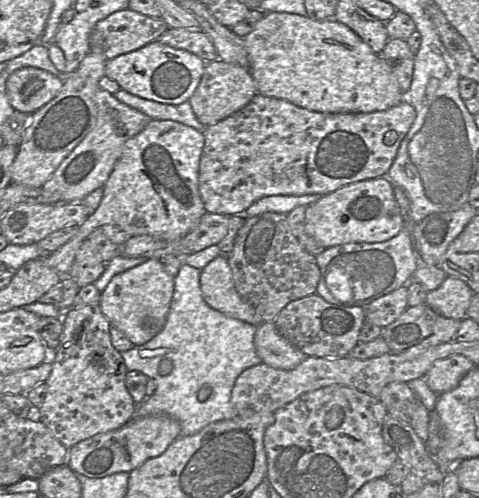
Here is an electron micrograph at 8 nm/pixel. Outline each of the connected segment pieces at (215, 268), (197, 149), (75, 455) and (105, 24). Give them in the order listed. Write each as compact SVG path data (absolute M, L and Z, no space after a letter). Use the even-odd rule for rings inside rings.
M218 255L200 270L200 289L212 309L254 326L262 323L255 309L236 291L226 257Z
M151 119L146 127L124 145L106 183L98 208L79 225L78 232L63 246L41 258L62 276L67 276L82 242L103 225L118 225L133 236L151 235L164 240L177 240L189 233L206 213L199 193L199 165L204 148L203 133L173 120Z
M168 416L131 419L124 426L80 441L68 451L66 464L75 474L102 478L119 472L130 473L151 458L160 456L180 437L180 423Z
M127 8L96 23L89 37L89 48L93 53L103 54L108 61L156 41L168 28L162 18Z

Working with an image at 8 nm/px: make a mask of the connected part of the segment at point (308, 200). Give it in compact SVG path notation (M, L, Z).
M305 194L305 195L270 195L255 201L246 211L240 214L244 218L258 216L266 212L276 212L288 214L297 206L308 206L324 195Z

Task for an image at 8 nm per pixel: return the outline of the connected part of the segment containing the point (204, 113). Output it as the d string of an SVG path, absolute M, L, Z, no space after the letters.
M264 13L243 41L248 54L248 68L226 63L219 58L206 62L200 83L188 100L197 119L206 127L235 114L257 93L289 101L310 111L330 114L386 111L404 100L404 93L395 76L380 55L334 18L313 20L306 15Z

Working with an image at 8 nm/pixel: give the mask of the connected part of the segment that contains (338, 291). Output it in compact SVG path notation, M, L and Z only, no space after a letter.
M408 230L380 243L347 243L324 249L316 256L320 280L316 294L330 304L364 307L370 302L406 286L421 265Z

